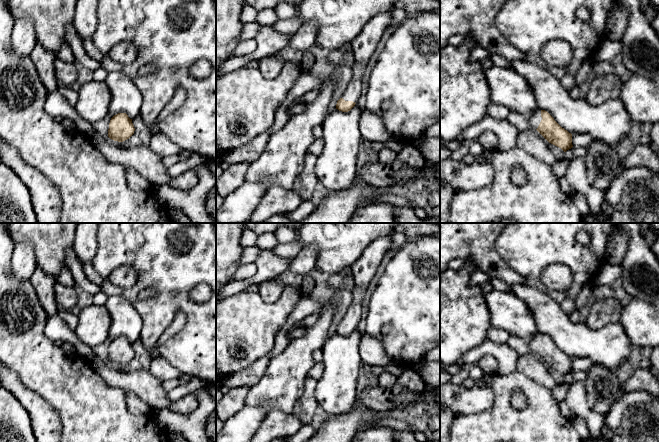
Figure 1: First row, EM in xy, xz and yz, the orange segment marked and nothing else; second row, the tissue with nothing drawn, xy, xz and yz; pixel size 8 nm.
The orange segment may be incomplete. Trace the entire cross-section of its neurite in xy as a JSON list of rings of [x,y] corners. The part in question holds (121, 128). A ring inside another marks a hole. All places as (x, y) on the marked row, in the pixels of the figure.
[[[126,113],[114,115],[109,123],[108,137],[114,141],[123,142],[134,134],[132,119]]]

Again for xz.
[[[391,10],[377,14],[351,41],[355,62],[351,67],[352,79],[336,104],[336,109],[339,111],[350,111],[361,96],[361,80],[365,67],[375,51],[384,31],[390,26],[391,21]]]

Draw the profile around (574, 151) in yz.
[[[572,147],[563,153],[563,155],[559,158],[560,160],[570,161],[576,156],[584,157],[587,154],[588,148],[579,148]]]

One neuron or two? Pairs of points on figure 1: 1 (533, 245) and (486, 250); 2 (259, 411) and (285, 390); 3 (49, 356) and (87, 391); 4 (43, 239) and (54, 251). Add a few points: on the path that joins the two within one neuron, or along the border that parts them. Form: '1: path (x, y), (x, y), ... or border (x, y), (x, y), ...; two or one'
1: border (499, 233), (495, 249), (510, 267); two
2: border (245, 405), (262, 405), (268, 411); two
3: path (58, 366), (77, 385); one
4: path (46, 242), (51, 248); one

